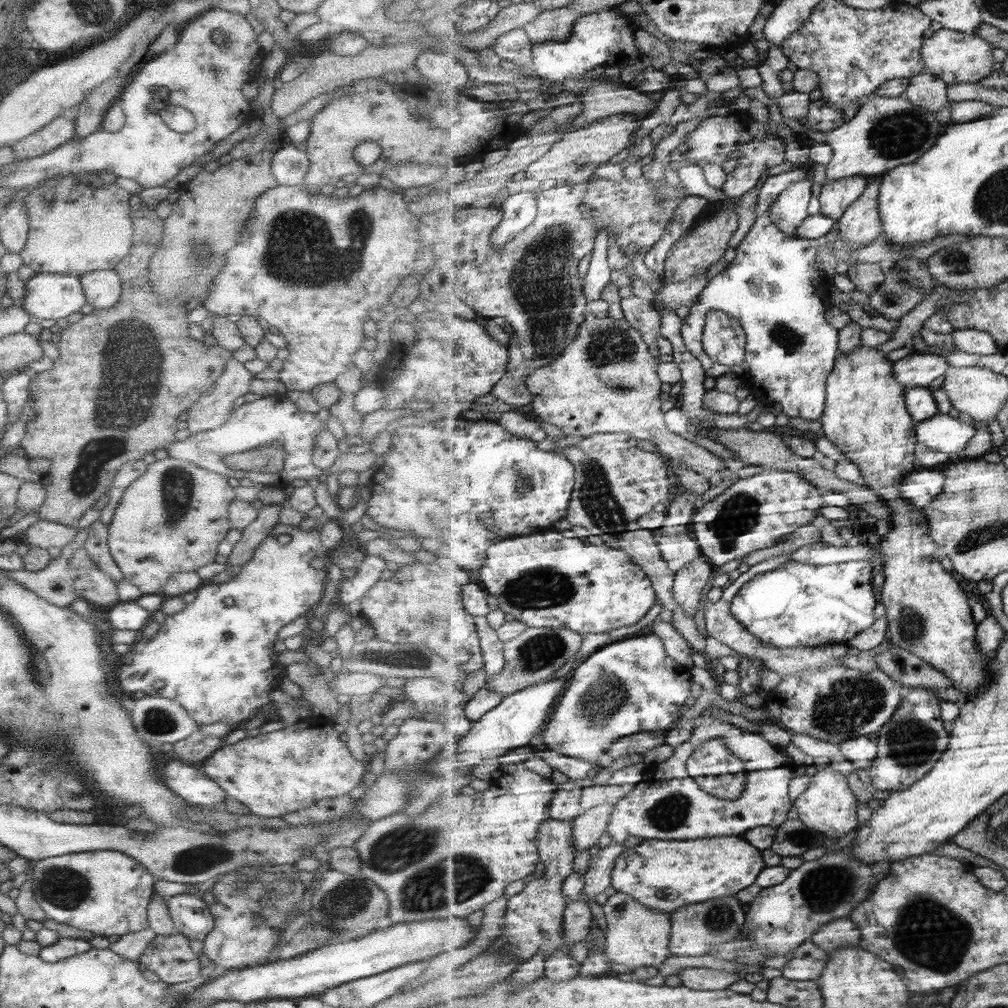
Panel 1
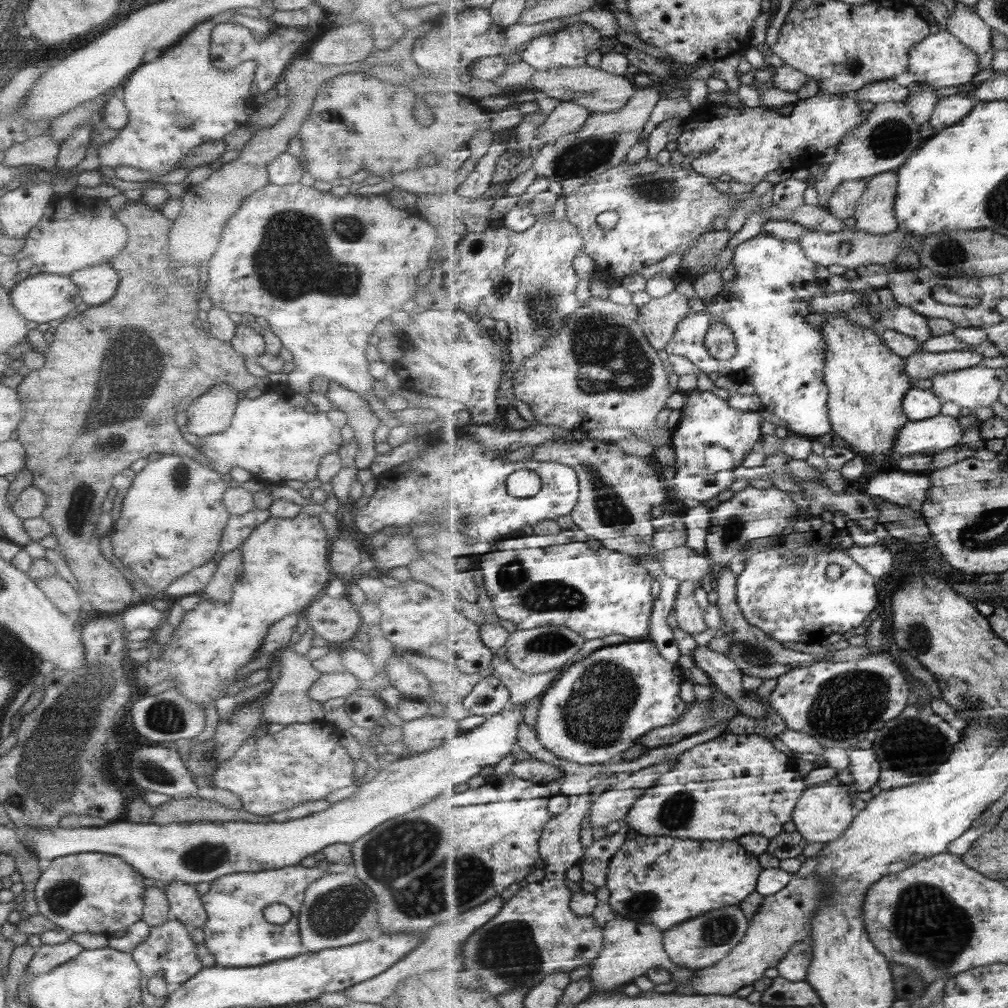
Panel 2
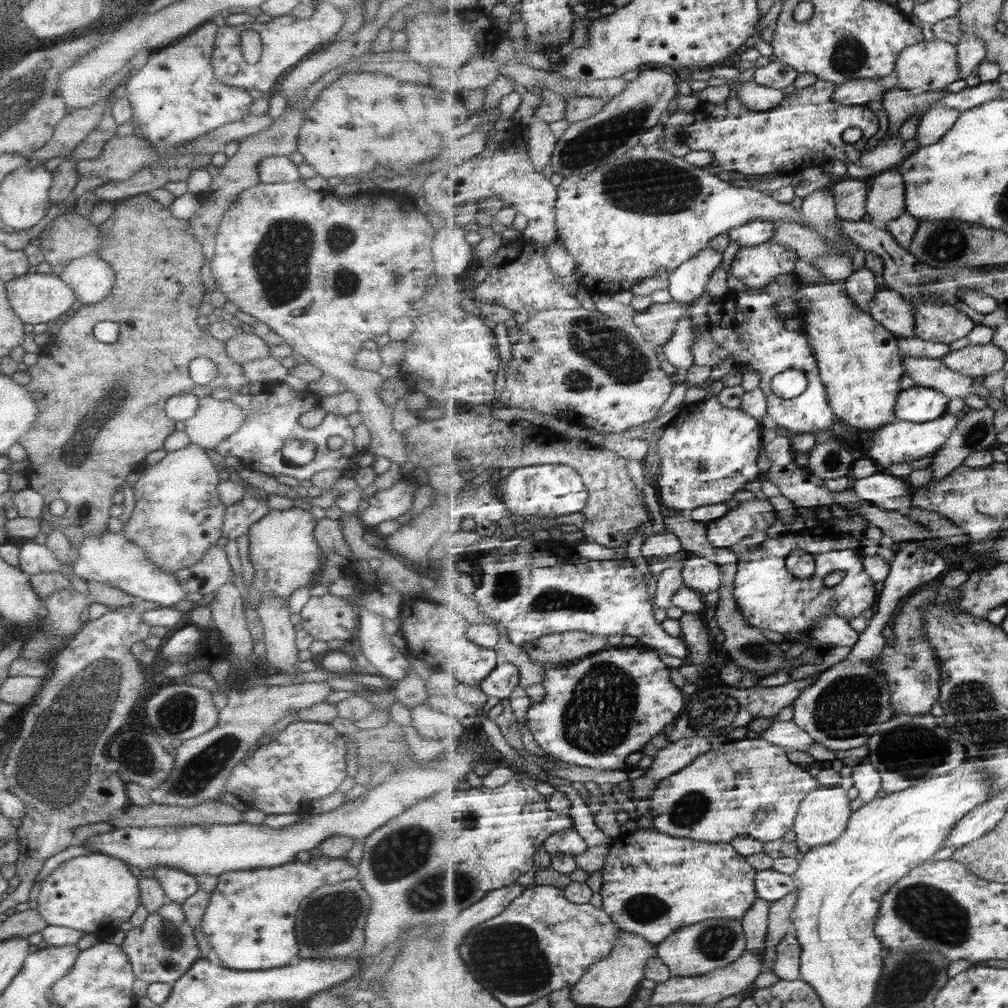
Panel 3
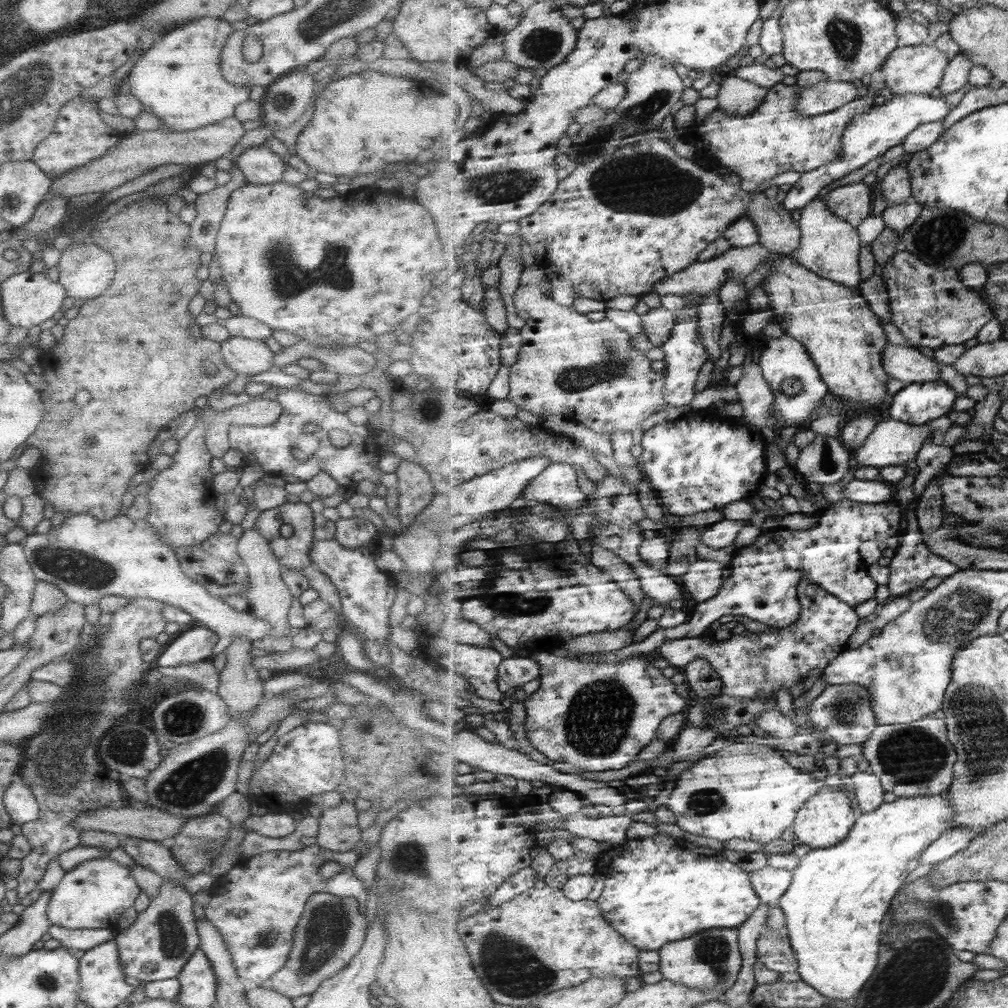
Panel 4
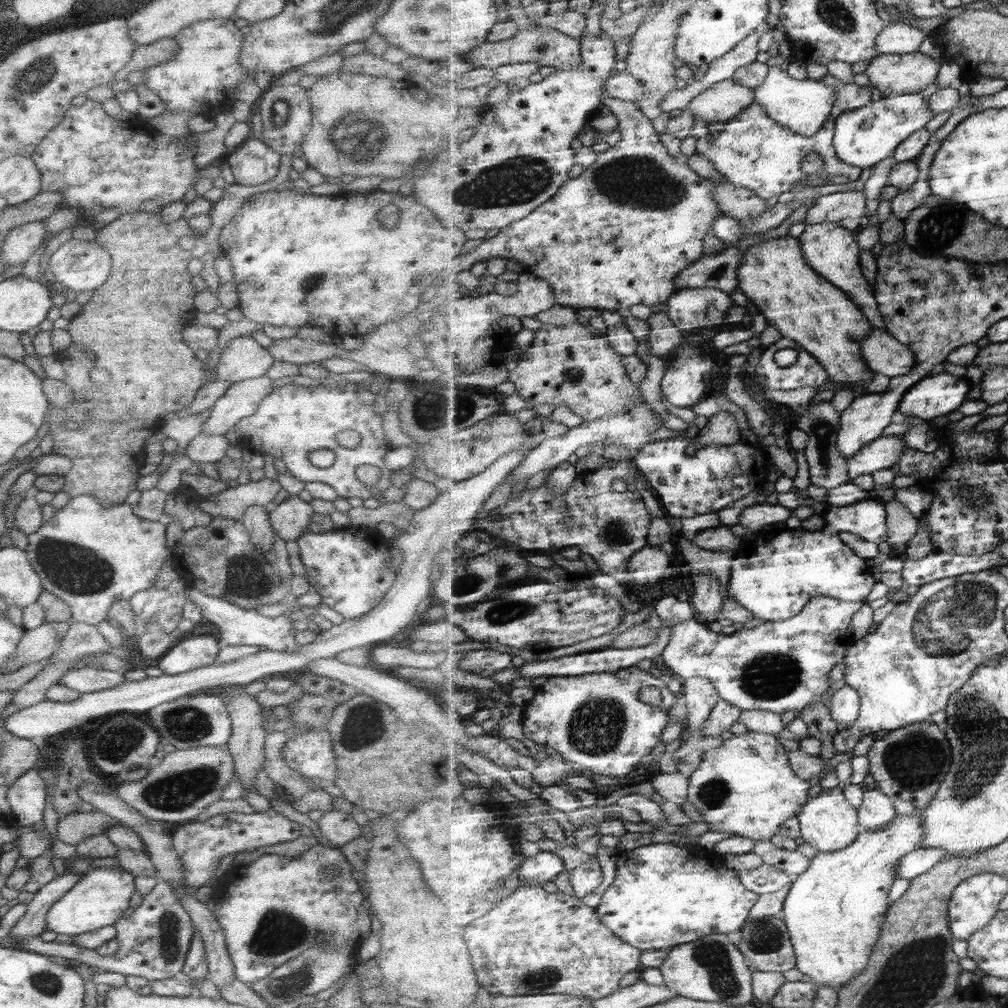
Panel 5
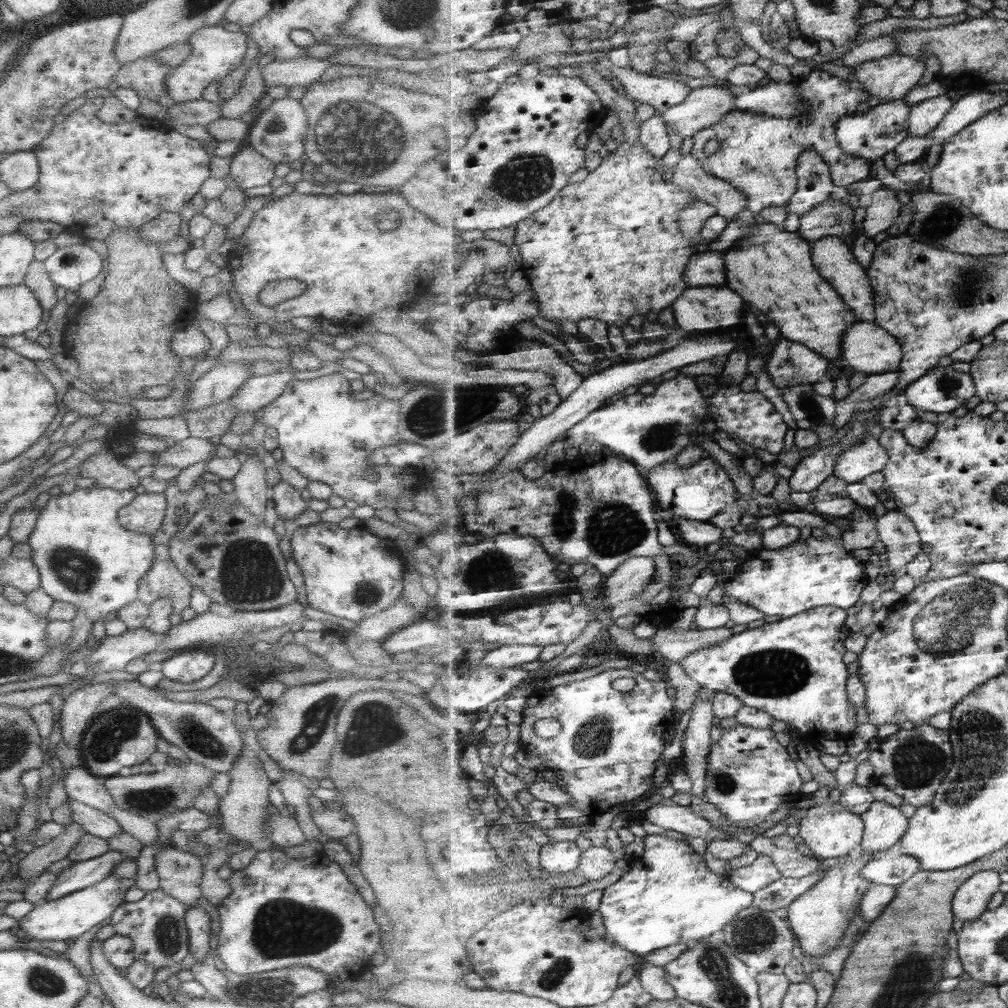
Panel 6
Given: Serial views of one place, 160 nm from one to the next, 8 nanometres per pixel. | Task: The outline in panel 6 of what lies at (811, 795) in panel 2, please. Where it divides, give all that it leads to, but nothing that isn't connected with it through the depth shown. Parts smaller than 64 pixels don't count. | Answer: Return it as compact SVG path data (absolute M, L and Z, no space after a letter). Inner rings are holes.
M829 799L811 806L798 826L799 834L813 852L813 859L816 863L854 854L861 848L866 832L862 815L851 812L844 804L837 801L831 802Z

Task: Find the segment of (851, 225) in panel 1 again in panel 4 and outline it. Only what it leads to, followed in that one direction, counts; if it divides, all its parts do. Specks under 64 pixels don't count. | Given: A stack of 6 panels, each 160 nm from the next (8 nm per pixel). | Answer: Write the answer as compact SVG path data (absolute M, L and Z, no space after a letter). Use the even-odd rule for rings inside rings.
M905 163L896 164L880 183L881 195L887 206L901 204L912 197L911 174Z

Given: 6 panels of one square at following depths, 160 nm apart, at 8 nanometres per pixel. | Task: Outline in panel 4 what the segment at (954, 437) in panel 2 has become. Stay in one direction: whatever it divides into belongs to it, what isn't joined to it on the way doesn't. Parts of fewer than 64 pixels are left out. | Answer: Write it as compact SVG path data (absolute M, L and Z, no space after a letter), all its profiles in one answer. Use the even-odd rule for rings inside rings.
M890 416L880 423L866 443L855 450L857 468L913 464L926 440L936 437L929 426L911 425Z

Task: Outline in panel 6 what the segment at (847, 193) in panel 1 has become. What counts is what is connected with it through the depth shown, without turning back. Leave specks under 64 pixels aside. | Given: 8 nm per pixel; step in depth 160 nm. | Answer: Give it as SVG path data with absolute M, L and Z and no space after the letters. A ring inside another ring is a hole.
M828 200L819 207L800 216L797 233L809 242L828 236L842 239L856 232L854 226L856 212L844 200Z

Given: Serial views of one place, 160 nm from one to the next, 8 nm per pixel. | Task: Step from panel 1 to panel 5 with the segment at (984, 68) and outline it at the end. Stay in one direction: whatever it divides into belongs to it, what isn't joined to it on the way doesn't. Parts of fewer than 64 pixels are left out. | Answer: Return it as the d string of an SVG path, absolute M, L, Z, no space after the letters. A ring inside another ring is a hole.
M917 51L909 54L879 54L867 64L865 74L882 97L890 93L912 95L938 82L938 60Z

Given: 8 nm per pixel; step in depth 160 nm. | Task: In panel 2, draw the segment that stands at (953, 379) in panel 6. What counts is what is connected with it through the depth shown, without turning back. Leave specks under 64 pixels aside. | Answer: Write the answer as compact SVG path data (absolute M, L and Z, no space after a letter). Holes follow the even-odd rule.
M911 387L903 399L903 408L911 421L927 420L942 413L942 397L932 389Z

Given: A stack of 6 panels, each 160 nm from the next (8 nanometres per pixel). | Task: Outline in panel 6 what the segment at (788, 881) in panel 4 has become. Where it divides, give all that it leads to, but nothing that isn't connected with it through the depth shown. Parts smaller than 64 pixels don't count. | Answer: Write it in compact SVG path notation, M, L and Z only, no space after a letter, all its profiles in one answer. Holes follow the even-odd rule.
M761 854L751 866L732 869L729 877L735 886L755 894L777 882L781 878L781 872L768 854Z

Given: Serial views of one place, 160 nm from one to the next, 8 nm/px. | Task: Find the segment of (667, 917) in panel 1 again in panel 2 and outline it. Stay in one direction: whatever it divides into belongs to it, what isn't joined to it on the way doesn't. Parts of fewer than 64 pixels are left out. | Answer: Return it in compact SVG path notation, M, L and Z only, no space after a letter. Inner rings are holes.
M612 914L604 928L604 948L593 960L589 973L594 980L595 992L621 991L626 984L633 983L637 976L645 976L647 971L653 968L668 970L672 974L672 980L676 982L690 982L695 973L693 969L680 967L671 960L669 953L665 950L664 930L657 925Z

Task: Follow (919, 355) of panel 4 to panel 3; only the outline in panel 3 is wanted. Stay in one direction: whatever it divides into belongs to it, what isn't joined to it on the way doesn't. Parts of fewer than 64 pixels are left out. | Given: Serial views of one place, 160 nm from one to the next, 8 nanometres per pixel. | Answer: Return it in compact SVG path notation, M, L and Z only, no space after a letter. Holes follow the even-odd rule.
M902 354L906 374L919 386L934 388L950 399L967 398L969 394L979 394L975 387L976 376L965 376L943 364L942 359Z

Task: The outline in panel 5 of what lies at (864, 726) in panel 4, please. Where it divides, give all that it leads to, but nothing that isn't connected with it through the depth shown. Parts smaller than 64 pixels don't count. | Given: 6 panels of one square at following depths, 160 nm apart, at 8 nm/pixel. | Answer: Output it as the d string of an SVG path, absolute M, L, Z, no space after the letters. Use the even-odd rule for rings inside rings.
M846 685L835 692L830 713L839 728L845 730L854 726L861 710L862 698L854 687Z

